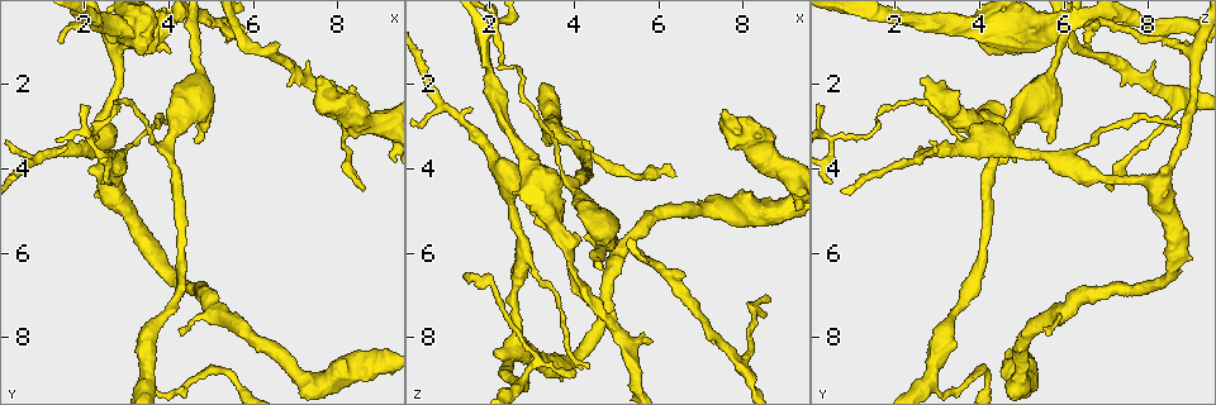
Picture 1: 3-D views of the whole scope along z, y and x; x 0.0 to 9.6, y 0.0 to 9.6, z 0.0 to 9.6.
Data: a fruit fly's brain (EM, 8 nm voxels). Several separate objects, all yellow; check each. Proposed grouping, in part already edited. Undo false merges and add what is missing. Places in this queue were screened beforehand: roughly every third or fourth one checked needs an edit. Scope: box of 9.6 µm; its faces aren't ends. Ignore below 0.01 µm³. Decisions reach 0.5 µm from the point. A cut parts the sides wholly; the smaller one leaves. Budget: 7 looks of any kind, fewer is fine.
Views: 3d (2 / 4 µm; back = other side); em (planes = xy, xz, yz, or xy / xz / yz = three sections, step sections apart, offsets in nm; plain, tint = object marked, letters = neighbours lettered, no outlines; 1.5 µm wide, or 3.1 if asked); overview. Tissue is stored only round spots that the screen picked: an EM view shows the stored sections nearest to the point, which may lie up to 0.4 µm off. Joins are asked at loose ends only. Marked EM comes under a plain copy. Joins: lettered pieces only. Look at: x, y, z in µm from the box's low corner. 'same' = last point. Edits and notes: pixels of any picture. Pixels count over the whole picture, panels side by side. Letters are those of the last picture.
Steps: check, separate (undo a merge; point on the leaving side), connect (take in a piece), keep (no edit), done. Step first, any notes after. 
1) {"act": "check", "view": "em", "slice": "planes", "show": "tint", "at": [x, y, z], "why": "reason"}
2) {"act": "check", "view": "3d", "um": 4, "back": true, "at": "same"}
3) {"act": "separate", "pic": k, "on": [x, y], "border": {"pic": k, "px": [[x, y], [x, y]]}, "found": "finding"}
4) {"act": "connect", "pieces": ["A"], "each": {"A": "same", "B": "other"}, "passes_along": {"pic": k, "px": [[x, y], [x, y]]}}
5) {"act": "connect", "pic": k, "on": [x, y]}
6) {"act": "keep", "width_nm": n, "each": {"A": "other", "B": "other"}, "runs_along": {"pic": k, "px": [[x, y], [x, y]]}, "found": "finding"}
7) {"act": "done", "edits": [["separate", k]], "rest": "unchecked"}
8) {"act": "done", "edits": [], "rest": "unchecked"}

{"act": "check", "view": "em", "slice": "xy", "step": 4, "show": "letters", "at": [4.65, 3.40, 5.60], "why": "free end"}

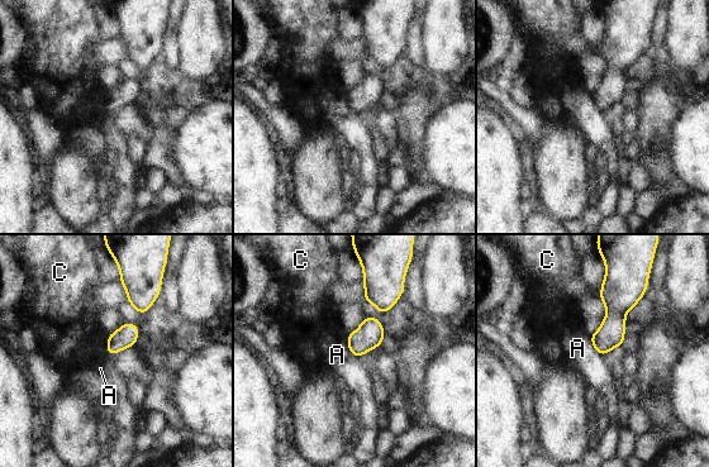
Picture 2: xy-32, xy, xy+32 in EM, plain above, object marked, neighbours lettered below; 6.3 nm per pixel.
{"act": "check", "view": "em", "slice": "yz", "step": 8, "show": "letters", "at": "same", "why": "cut it another way"}

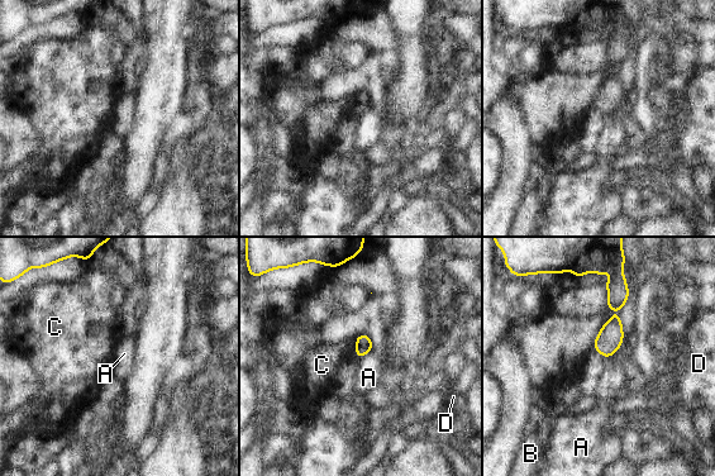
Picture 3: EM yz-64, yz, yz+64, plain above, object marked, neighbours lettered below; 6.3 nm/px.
{"act": "keep", "each": {"A": "other", "B": "other", "C": "other", "D": "other"}, "border": {"pic": 3, "px": [[372, 348], [361, 358]]}, "found": "no lettered piece goes on from it"}

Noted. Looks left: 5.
{"act": "check", "view": "3d", "um": 4, "at": [5.80, 0.75, 8.15], "why": "free end"}

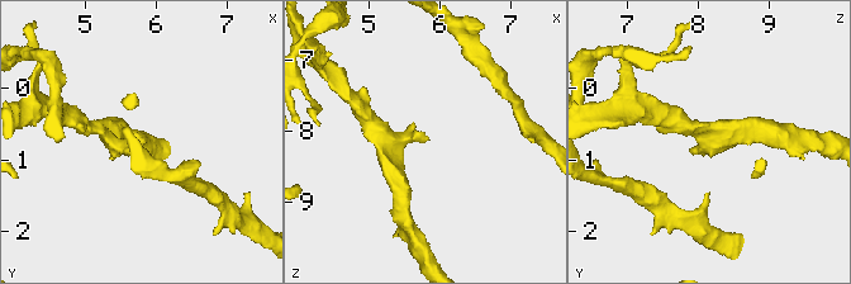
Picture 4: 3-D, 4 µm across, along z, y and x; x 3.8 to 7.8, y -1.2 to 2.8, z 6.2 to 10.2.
{"act": "check", "view": "em", "slice": "planes", "show": "letters", "at": [5.85, 0.75, 8.10], "why": "now the EM"}

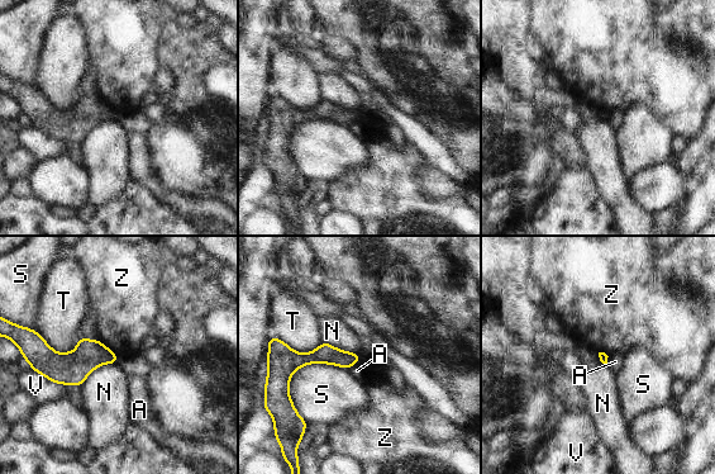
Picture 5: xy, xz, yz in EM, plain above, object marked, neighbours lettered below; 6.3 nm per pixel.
{"act": "keep", "each": {"A": "other", "N": "other", "S": "other", "T": "other", "V": "other", "Z": "other"}, "border": {"pic": 5, "px": [[98, 339], [118, 355]]}, "found": "no lettered piece goes on from it"}

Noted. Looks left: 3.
{"act": "check", "view": "em", "slice": "planes", "show": "letters", "at": [8.05, 2.35, 8.80], "why": "sudden change in width"}

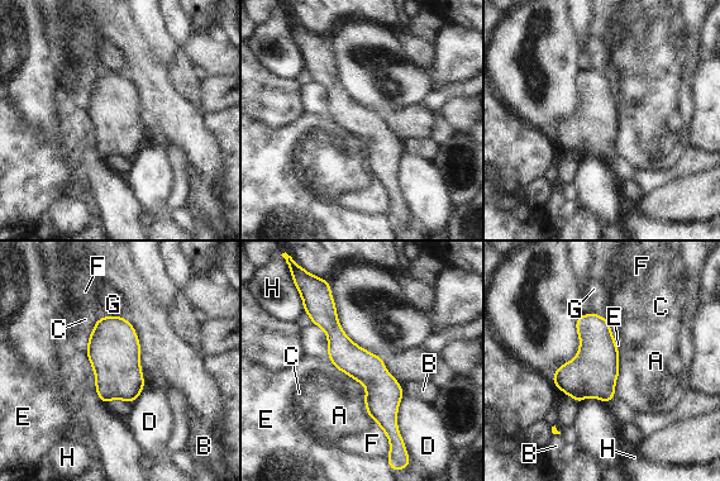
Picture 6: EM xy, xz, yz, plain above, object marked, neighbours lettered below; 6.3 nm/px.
{"act": "keep", "each": {"A": "other", "B": "other", "C": "other", "D": "other", "E": "other", "F": "other", "G": "other", "H": "other"}, "runs_along": {"pic": 6, "px": [[324, 299], [394, 429]]}, "found": "all the same neuron"}

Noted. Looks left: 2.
{"act": "done", "edits": [], "rest": "unchecked"}

